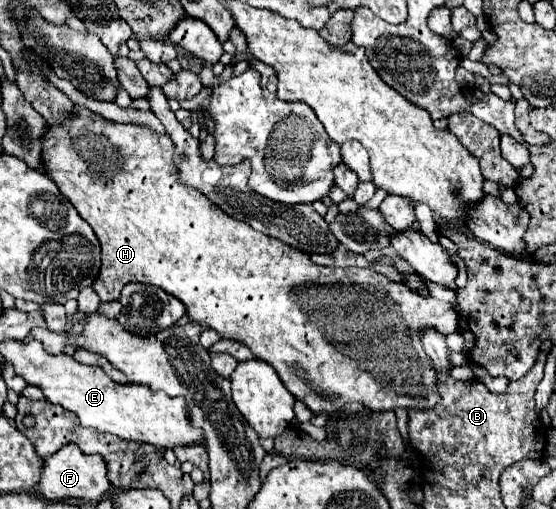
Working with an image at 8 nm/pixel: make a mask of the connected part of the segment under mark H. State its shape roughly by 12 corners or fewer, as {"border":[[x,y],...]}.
{"border":[[75,105],[43,141],[93,289],[145,283],[315,415],[441,401],[449,303],[315,265]]}

